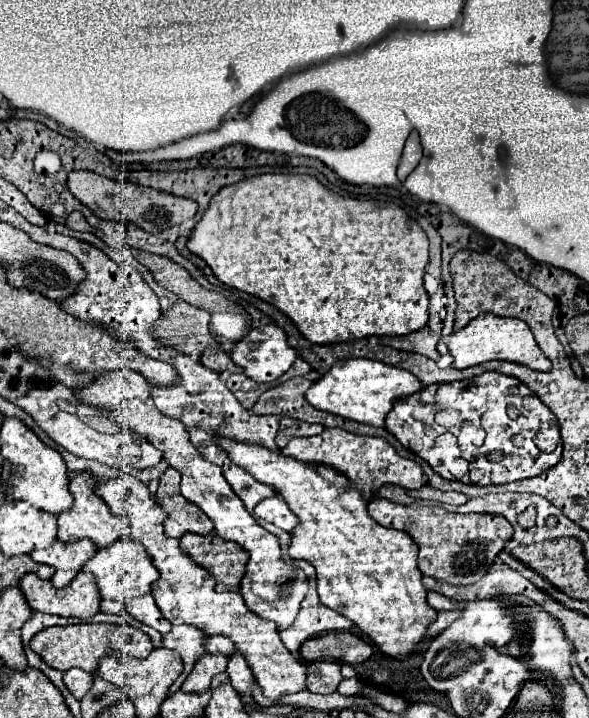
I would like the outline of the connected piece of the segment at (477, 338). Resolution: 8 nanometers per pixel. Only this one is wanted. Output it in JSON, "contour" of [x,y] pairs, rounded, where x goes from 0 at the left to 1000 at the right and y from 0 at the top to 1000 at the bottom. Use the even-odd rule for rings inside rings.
{"contour":[[[820,436],[806,442],[800,450],[793,450],[786,458],[762,467],[762,492],[769,494],[769,511],[772,514],[793,514],[823,503],[854,500],[895,508],[912,517],[932,517],[935,503],[925,497],[925,492],[915,486],[912,475],[905,472],[905,464],[891,447],[871,444],[871,442],[844,442],[837,436]]]}

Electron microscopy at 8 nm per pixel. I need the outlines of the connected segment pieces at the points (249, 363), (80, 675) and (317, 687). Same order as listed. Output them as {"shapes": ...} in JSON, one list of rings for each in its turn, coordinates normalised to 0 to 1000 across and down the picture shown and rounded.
{"shapes":[[[[467,450],[426,458],[392,489],[396,506],[409,508],[416,514],[416,522],[440,531],[440,533],[453,533],[453,531],[470,528],[477,519],[484,519],[497,508],[501,497],[504,497],[504,489],[497,483],[491,483],[484,461]]],[[[117,932],[117,935],[107,937],[107,948],[110,948],[114,960],[121,962],[121,968],[124,968],[131,976],[138,976],[141,968],[144,968],[144,965],[154,960],[154,954],[158,954],[158,940],[148,937],[148,935],[141,935],[141,932]]],[[[569,921],[525,923],[521,929],[521,960],[531,965],[545,965],[545,968],[569,965],[579,946],[582,946],[579,926]]]]}

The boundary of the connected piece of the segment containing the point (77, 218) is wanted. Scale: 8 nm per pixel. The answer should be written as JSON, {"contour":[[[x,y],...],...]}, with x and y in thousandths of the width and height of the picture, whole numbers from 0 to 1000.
{"contour":[[[124,294],[124,297],[114,302],[110,316],[127,319],[127,322],[158,322],[158,319],[151,319],[151,311],[141,305],[141,299],[138,299],[134,294]]]}

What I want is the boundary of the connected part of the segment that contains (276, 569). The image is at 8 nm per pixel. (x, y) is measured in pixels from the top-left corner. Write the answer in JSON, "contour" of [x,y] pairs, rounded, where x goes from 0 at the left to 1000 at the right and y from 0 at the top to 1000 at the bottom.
{"contour":[[[205,514],[205,517],[182,517],[178,522],[168,522],[154,531],[154,536],[131,539],[124,542],[127,553],[141,564],[182,570],[188,575],[188,584],[209,595],[222,595],[229,603],[243,606],[260,617],[277,631],[277,639],[287,645],[287,650],[301,653],[307,659],[307,689],[331,701],[365,731],[365,742],[375,751],[392,751],[406,762],[413,762],[423,770],[423,784],[419,784],[419,798],[409,809],[409,829],[419,840],[419,845],[436,854],[443,862],[467,865],[470,876],[480,879],[494,873],[501,865],[511,837],[521,829],[521,801],[514,792],[484,784],[477,779],[477,762],[474,751],[440,734],[440,728],[419,714],[413,698],[396,687],[392,675],[382,670],[375,650],[348,642],[338,628],[324,620],[321,606],[301,584],[290,584],[277,575],[267,572],[256,550],[253,550],[253,536],[243,522],[222,514]]]}

